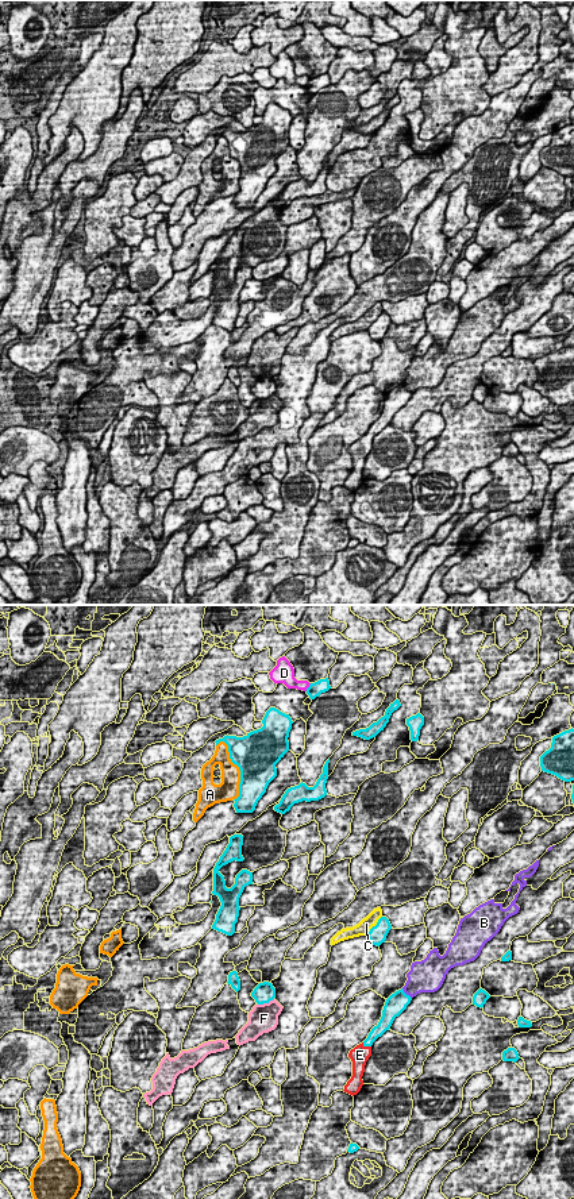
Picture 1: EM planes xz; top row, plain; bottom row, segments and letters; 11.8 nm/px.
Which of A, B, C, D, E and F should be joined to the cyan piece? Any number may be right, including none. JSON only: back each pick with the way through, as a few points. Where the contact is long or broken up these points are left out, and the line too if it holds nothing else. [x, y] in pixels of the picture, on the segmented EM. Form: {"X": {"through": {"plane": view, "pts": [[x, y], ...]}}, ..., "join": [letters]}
{"join": ["E"]}

